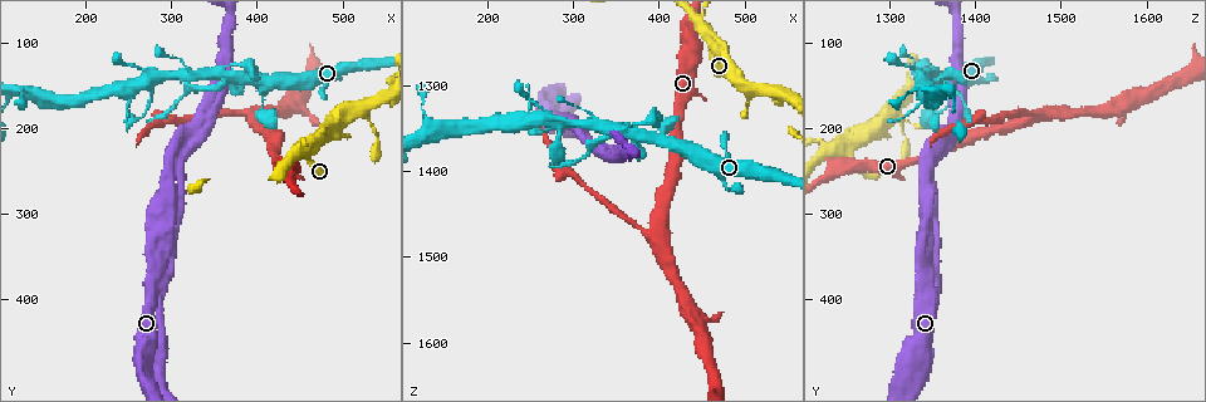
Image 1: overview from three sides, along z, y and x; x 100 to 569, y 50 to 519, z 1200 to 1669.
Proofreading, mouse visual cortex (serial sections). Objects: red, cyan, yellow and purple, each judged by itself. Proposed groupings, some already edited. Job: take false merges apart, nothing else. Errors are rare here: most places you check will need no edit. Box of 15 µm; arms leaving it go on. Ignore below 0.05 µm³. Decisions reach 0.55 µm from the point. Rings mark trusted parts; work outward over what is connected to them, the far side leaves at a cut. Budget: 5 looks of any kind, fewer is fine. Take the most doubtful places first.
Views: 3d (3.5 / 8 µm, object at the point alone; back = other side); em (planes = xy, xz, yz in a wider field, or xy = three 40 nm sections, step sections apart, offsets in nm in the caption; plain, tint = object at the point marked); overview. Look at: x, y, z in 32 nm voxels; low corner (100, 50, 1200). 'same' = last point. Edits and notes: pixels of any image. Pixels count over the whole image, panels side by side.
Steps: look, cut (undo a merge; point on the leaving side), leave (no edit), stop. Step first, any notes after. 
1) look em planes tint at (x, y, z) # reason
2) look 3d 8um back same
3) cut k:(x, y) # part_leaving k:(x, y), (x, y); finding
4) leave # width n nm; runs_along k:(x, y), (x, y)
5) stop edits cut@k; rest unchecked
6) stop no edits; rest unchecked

look 3d 8um back at (400, 180, 1475) # three arms meet

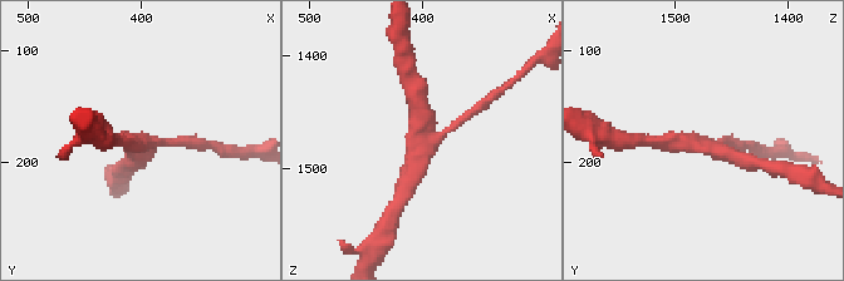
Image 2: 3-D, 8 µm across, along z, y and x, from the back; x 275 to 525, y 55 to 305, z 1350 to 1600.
look 3d 3.5um at (400, 182, 1476)

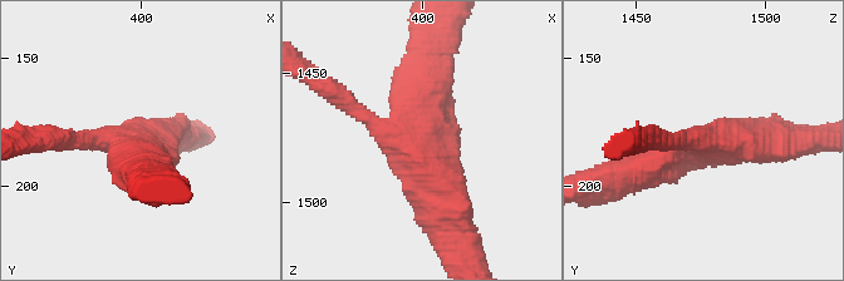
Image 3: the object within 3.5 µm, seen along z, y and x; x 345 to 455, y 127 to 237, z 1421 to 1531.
look em xy step 5 tint at (401, 183, 1475) # arms 3; arm_widths 250, 500, 500 nm; need the tissue

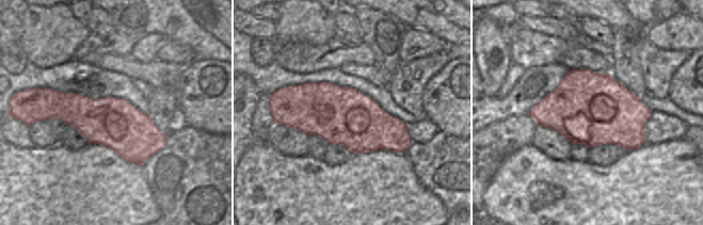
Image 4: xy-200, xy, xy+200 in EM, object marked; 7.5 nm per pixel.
leave # runs_along 3:(622, 177), (698, 146), (779, 142); one cell here

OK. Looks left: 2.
look 3d 3.5um at (405, 175, 1365) # sudden change in width

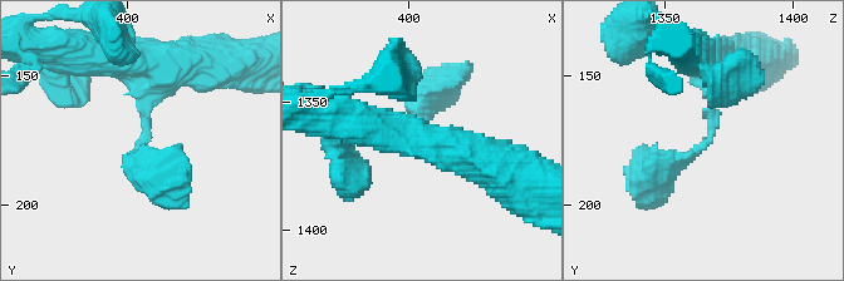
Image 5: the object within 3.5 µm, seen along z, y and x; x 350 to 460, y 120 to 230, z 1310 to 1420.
look em xy step 2 tint at (405, 176, 1366) # need the tissue

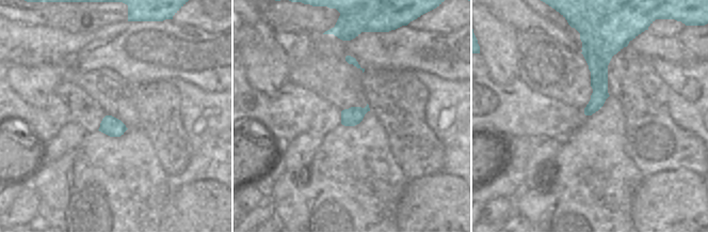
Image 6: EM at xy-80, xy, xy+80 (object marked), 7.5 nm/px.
leave # width 140 nm; runs_along 6:(600, 44), (599, 95), (588, 112); one cell here

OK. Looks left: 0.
stop no edits; rest unchecked

